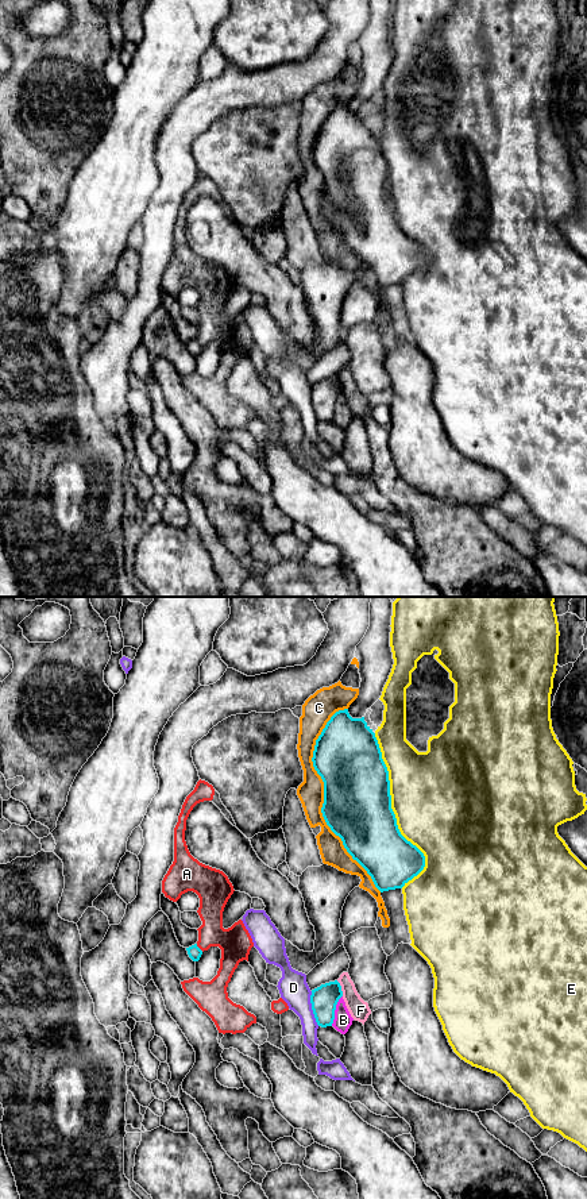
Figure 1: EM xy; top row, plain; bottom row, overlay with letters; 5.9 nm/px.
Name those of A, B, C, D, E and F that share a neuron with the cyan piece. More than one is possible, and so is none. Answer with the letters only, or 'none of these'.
none of these

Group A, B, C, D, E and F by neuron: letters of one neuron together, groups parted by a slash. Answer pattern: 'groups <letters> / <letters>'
groups A / B / C / D / E / F

